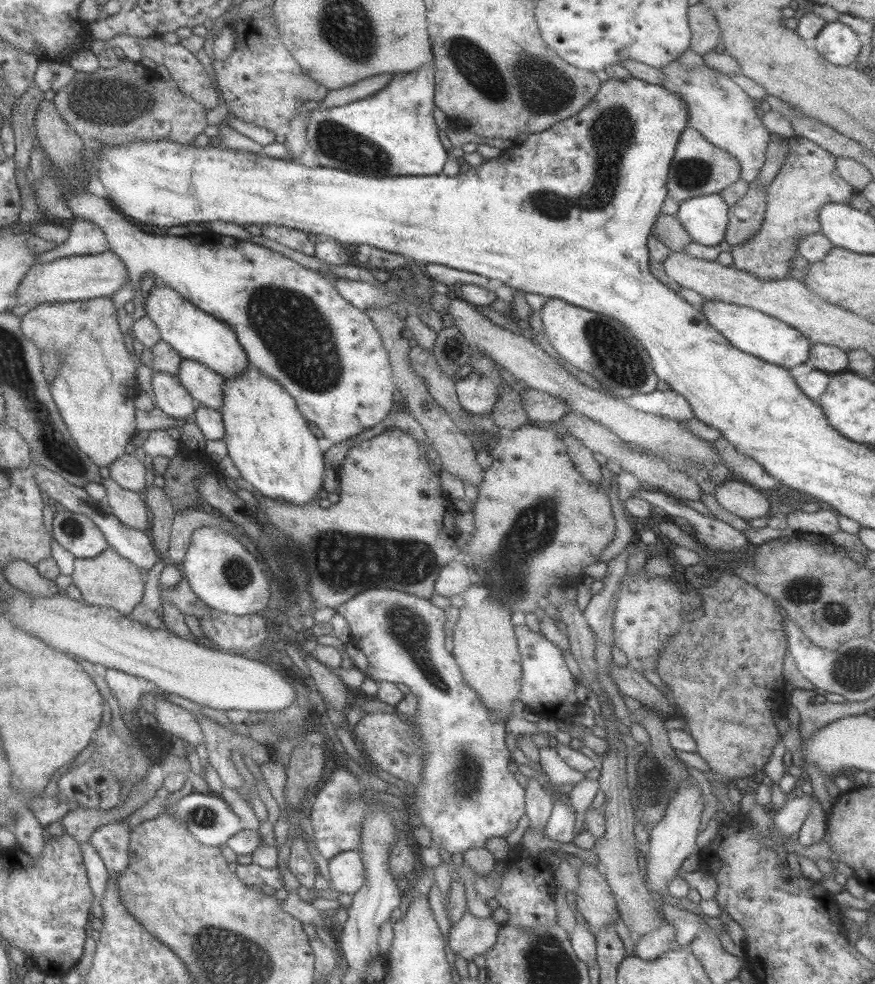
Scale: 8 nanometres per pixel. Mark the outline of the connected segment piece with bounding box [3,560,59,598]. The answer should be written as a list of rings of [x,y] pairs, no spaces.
[[[11,560],[3,569],[3,574],[13,587],[31,594],[32,597],[48,598],[59,594],[56,581],[44,578],[36,566],[25,560]]]

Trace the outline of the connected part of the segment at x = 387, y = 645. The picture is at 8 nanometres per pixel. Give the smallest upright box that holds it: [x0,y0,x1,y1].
[336,587,525,854]

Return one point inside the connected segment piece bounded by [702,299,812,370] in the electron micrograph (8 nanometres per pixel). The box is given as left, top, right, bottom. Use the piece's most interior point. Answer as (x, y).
(751, 331)

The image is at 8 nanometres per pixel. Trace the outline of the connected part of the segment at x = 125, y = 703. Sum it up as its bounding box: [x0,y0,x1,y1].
[105,668,144,715]

